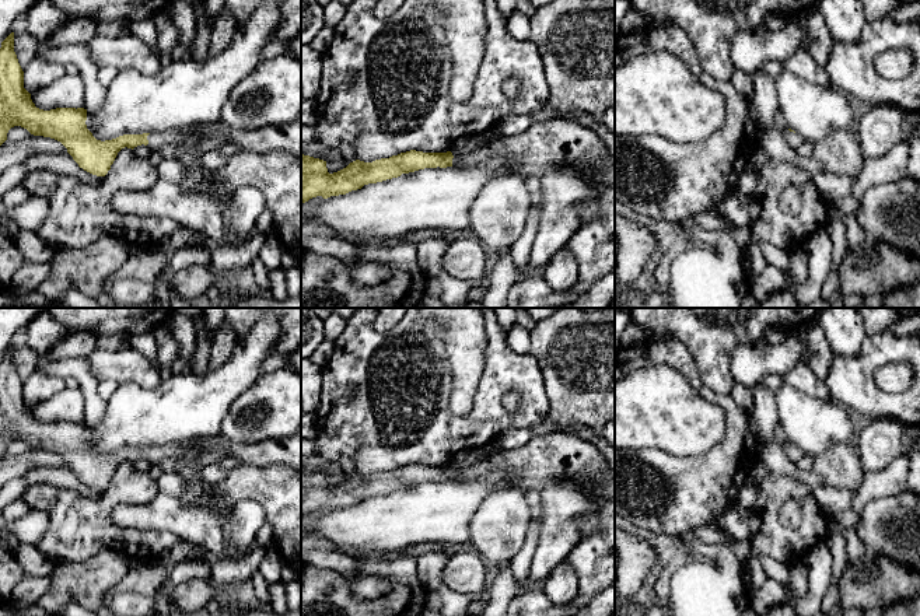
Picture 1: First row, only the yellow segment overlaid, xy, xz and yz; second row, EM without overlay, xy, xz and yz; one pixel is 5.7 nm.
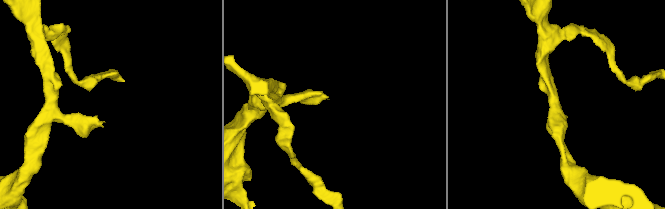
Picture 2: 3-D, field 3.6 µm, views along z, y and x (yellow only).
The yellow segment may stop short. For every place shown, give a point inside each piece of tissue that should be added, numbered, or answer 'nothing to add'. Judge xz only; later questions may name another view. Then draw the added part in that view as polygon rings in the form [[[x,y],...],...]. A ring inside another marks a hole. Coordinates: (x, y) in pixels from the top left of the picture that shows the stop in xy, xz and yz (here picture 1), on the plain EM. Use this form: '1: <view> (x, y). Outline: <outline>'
1: xz (552, 457). Outline: [[[557,431],[532,437],[528,444],[514,449],[501,448],[472,466],[454,469],[452,479],[507,483],[525,493],[555,480],[574,480],[592,486],[599,504],[615,498],[615,475],[599,448],[591,441]]]

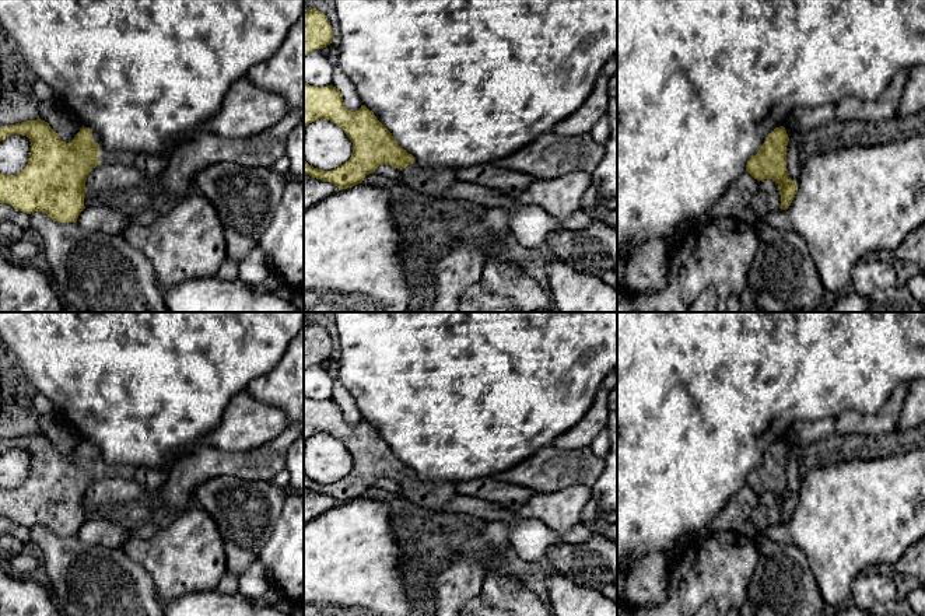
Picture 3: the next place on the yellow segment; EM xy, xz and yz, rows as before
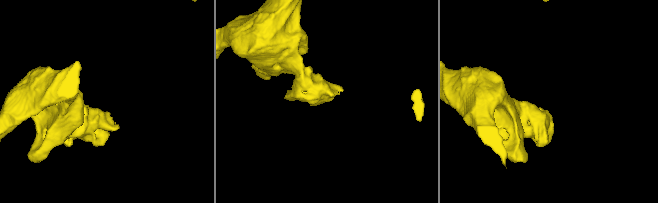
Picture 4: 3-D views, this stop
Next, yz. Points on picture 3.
nothing to add

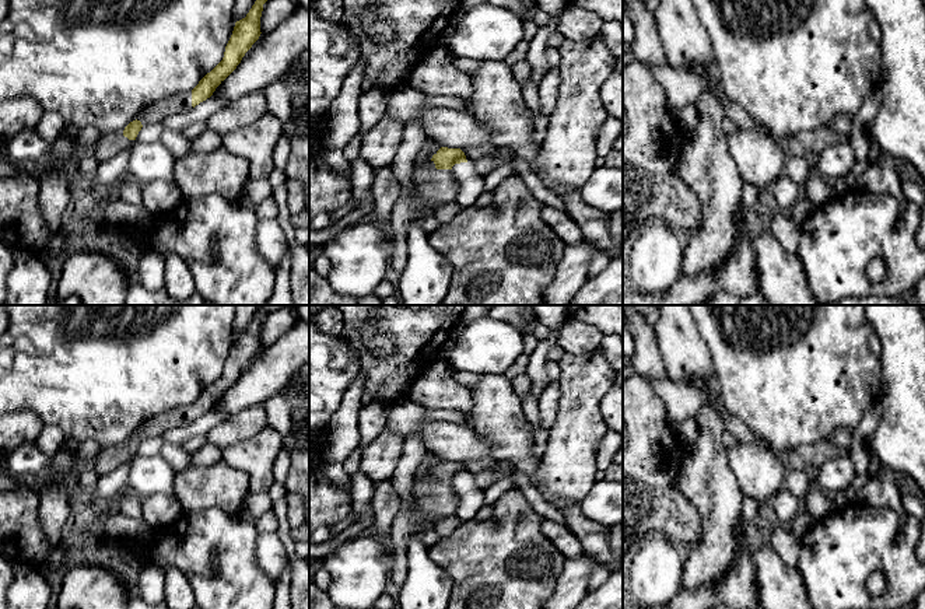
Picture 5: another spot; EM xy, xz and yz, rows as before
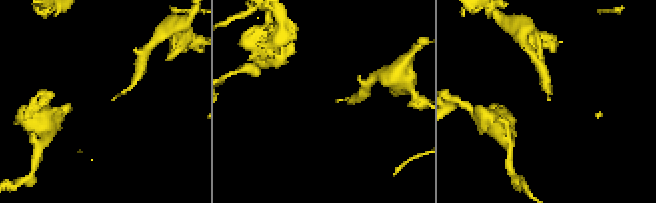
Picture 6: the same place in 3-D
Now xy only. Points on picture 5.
1: xy (109, 458). Outline: [[[125,442],[109,448],[101,448],[98,456],[92,461],[92,470],[98,476],[109,473],[125,462],[132,461],[136,454],[125,451],[123,444]]]

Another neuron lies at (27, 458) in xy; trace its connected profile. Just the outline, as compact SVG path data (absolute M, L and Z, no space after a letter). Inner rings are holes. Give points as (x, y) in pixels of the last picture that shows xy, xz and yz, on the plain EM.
M25 442L6 458L4 465L15 477L20 477L27 473L43 473L49 465L49 458L35 442Z

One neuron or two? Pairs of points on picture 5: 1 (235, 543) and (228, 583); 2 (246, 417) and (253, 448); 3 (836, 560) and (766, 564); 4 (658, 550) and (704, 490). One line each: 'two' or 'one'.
1: one
2: two
3: two
4: two

